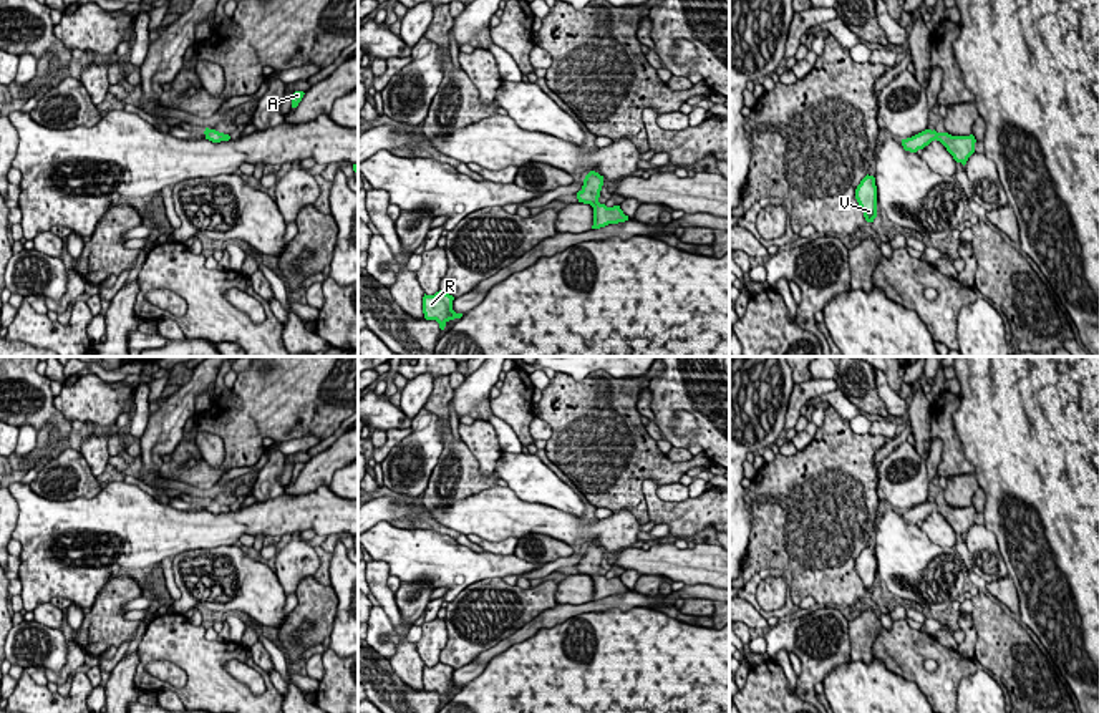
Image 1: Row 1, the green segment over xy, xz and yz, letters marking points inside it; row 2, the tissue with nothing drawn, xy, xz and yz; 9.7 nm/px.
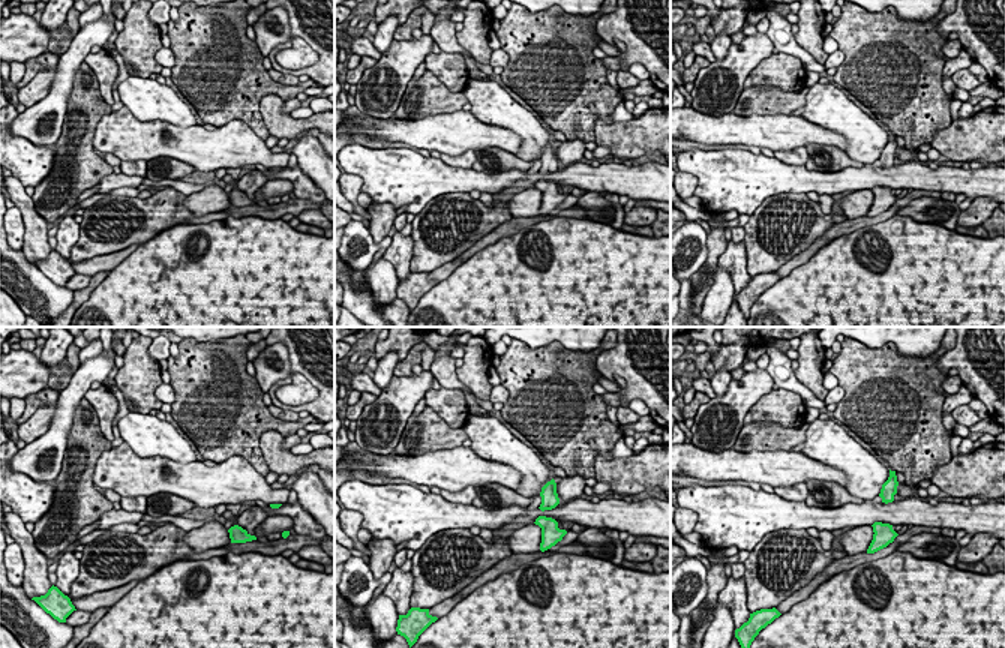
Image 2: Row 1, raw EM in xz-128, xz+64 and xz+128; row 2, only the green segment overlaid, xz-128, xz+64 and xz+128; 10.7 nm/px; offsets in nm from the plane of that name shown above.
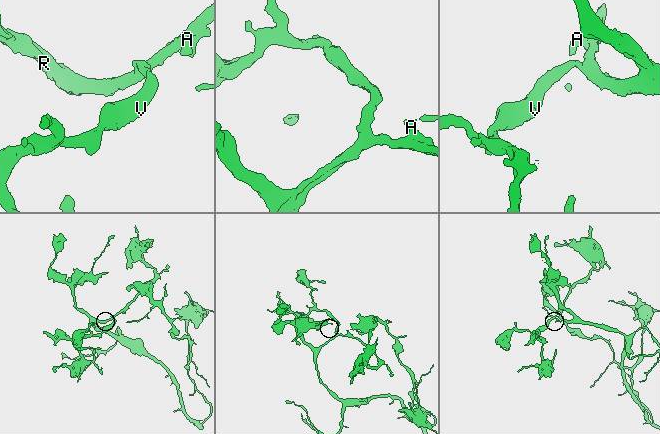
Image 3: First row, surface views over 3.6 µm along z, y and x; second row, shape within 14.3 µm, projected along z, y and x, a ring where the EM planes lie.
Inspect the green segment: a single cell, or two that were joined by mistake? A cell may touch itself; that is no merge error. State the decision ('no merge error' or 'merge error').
no merge error

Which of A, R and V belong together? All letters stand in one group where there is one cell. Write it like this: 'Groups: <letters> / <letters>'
Groups: A R V

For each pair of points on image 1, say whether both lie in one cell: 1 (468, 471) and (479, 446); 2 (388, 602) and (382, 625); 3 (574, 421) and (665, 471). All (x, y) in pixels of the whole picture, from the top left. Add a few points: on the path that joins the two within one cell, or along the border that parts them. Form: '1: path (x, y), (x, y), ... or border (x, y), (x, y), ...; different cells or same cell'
1: border (459, 438), (479, 470), (491, 475); different cells
2: border (382, 606), (392, 629), (400, 637), (395, 650); different cells
3: path (597, 430), (604, 436), (625, 441), (642, 453); same cell

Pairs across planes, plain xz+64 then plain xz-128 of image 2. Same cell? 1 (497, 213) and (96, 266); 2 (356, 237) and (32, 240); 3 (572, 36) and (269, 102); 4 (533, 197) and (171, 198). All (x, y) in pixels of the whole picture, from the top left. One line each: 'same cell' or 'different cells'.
1: different cells
2: different cells
3: different cells
4: different cells

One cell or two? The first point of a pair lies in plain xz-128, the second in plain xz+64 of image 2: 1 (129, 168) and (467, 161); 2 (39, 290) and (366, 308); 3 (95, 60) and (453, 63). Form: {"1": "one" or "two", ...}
{"1": "one", "2": "one", "3": "one"}

